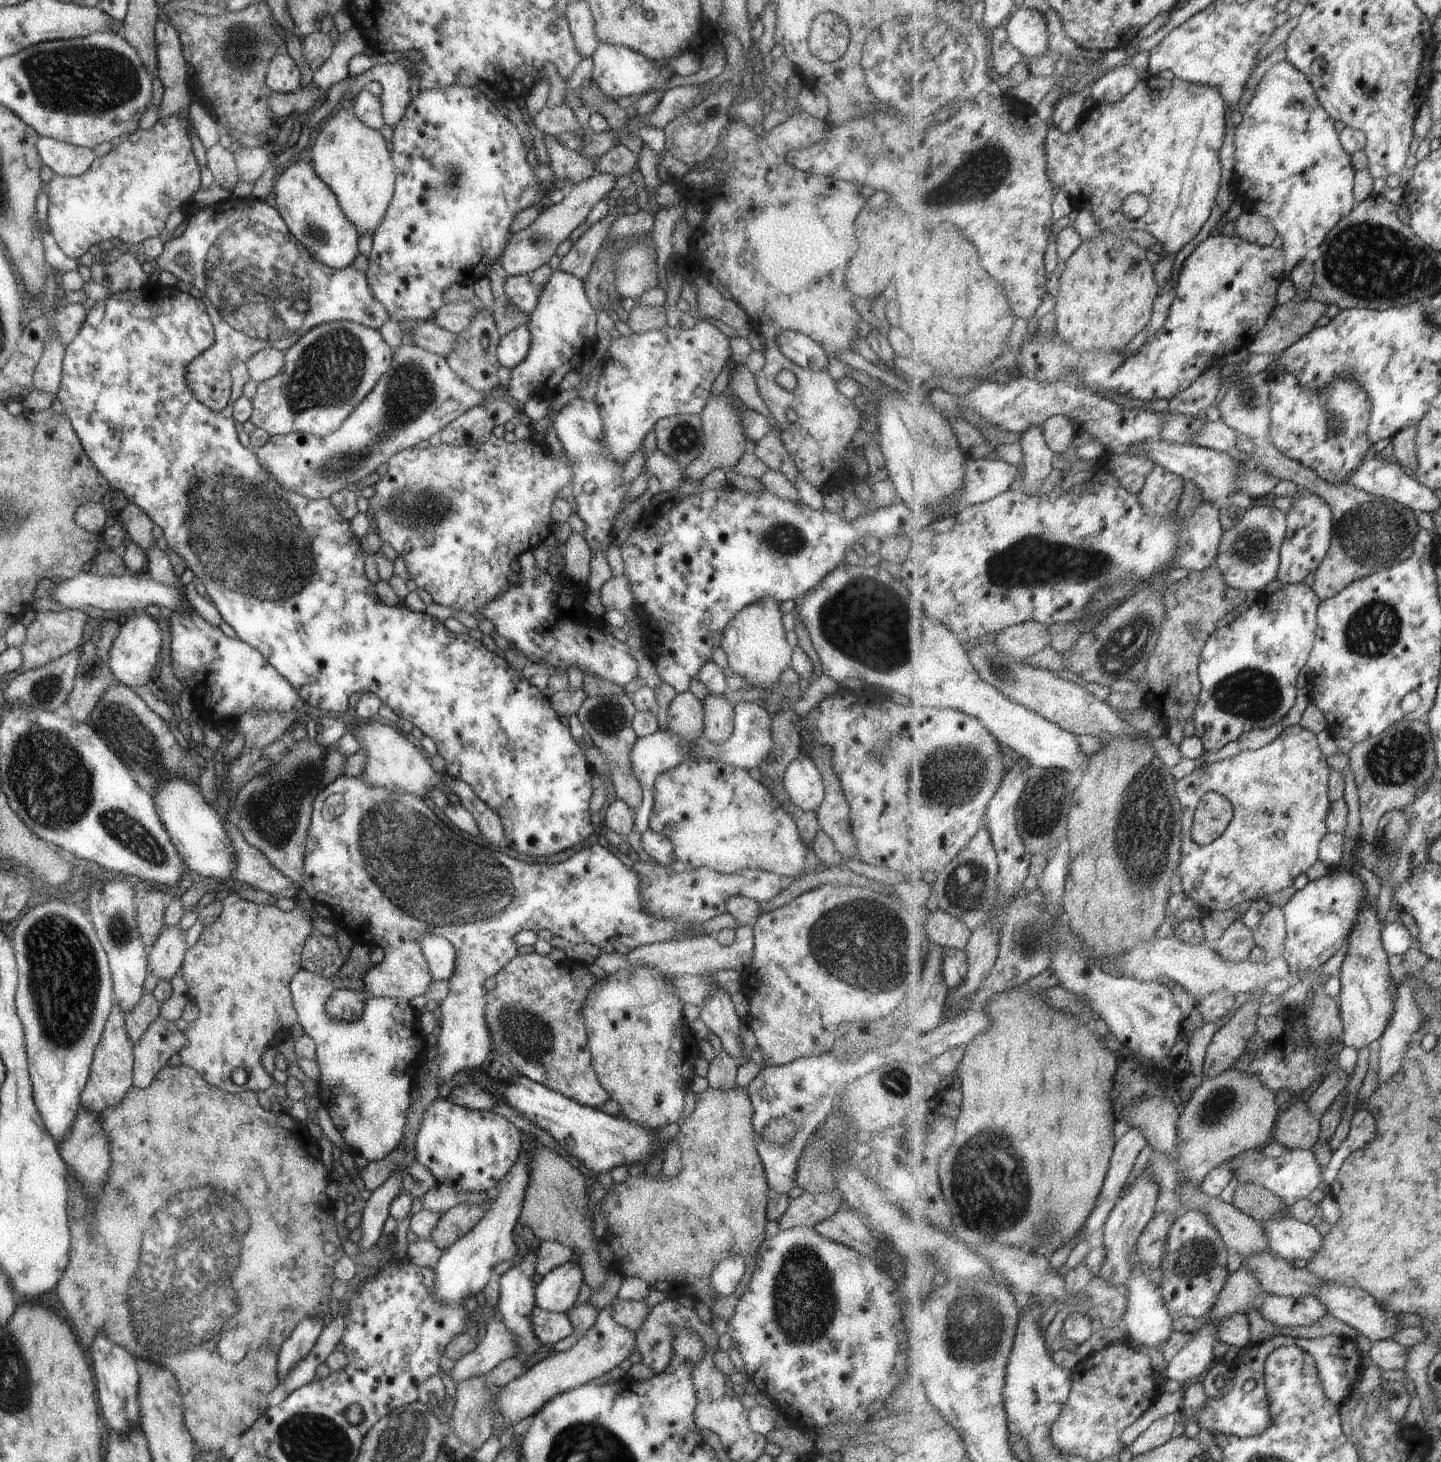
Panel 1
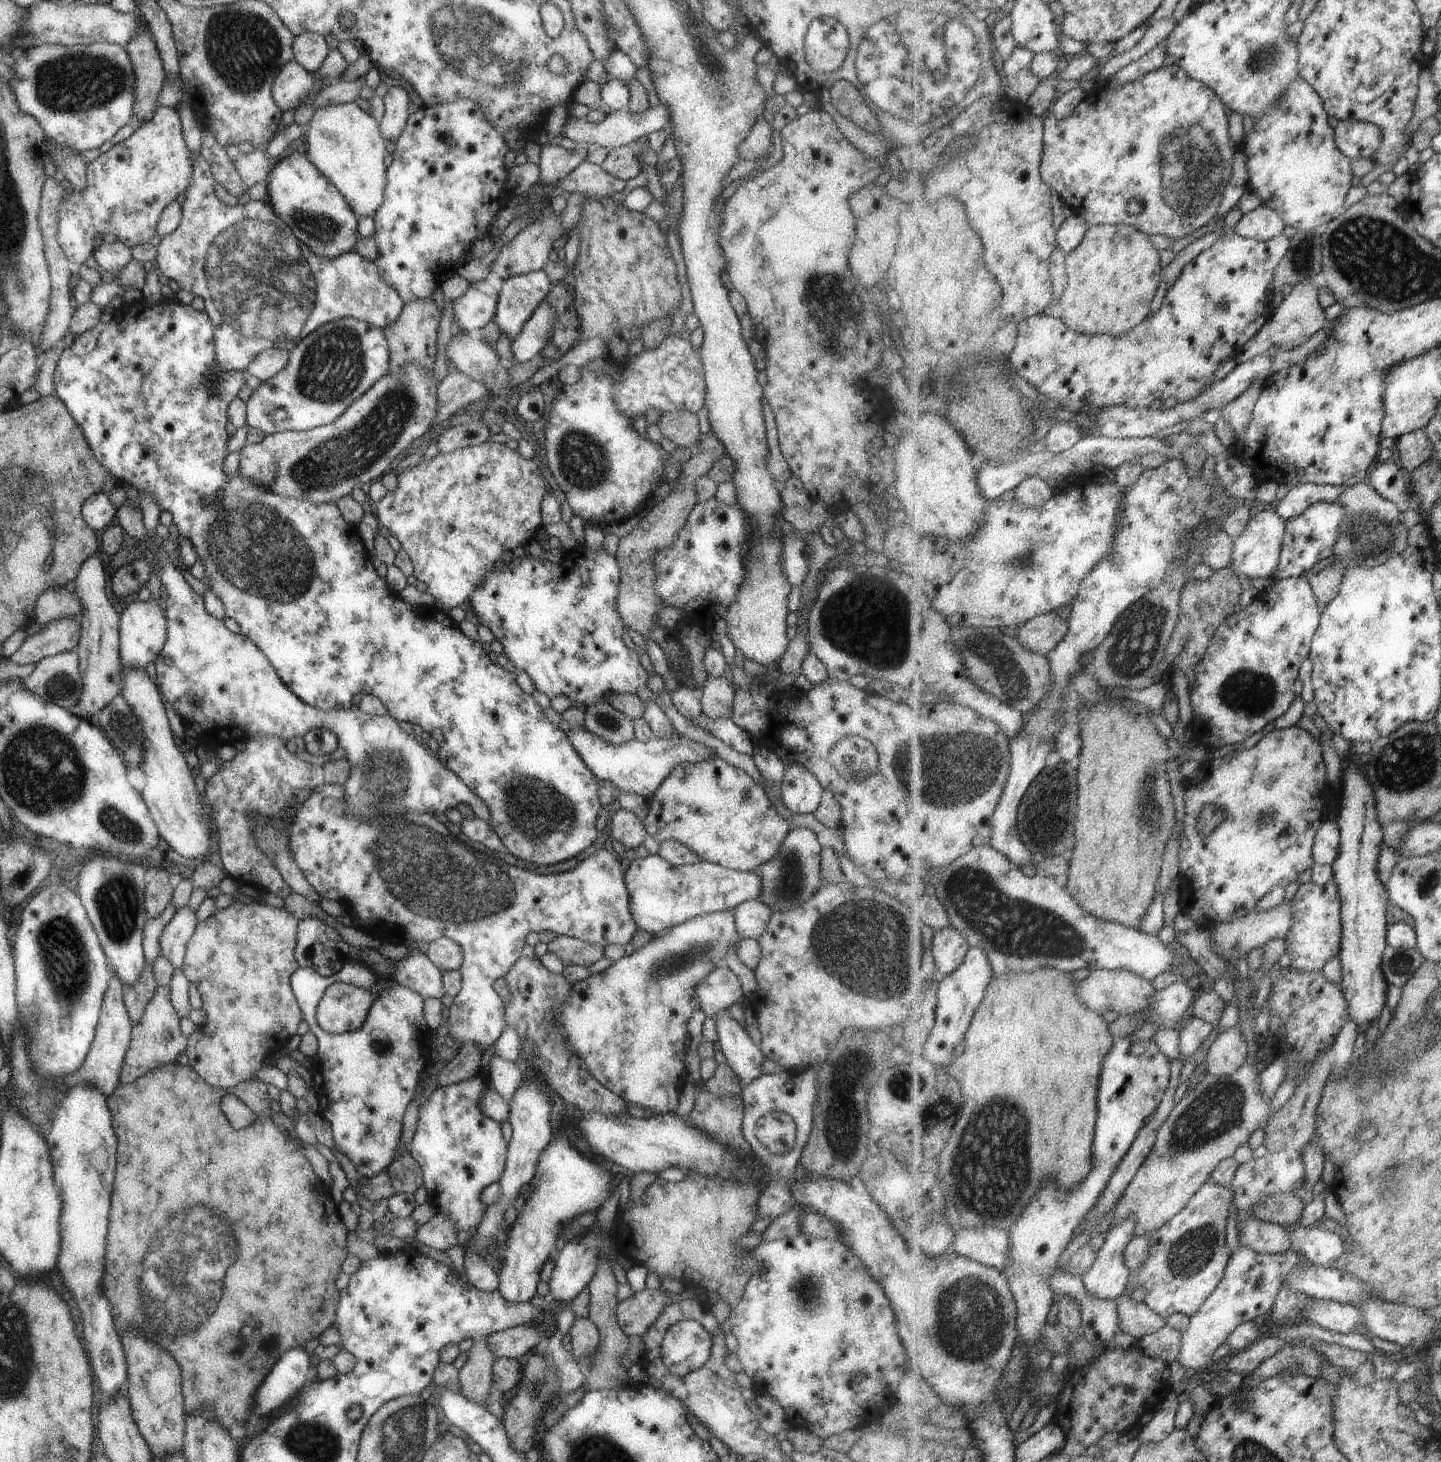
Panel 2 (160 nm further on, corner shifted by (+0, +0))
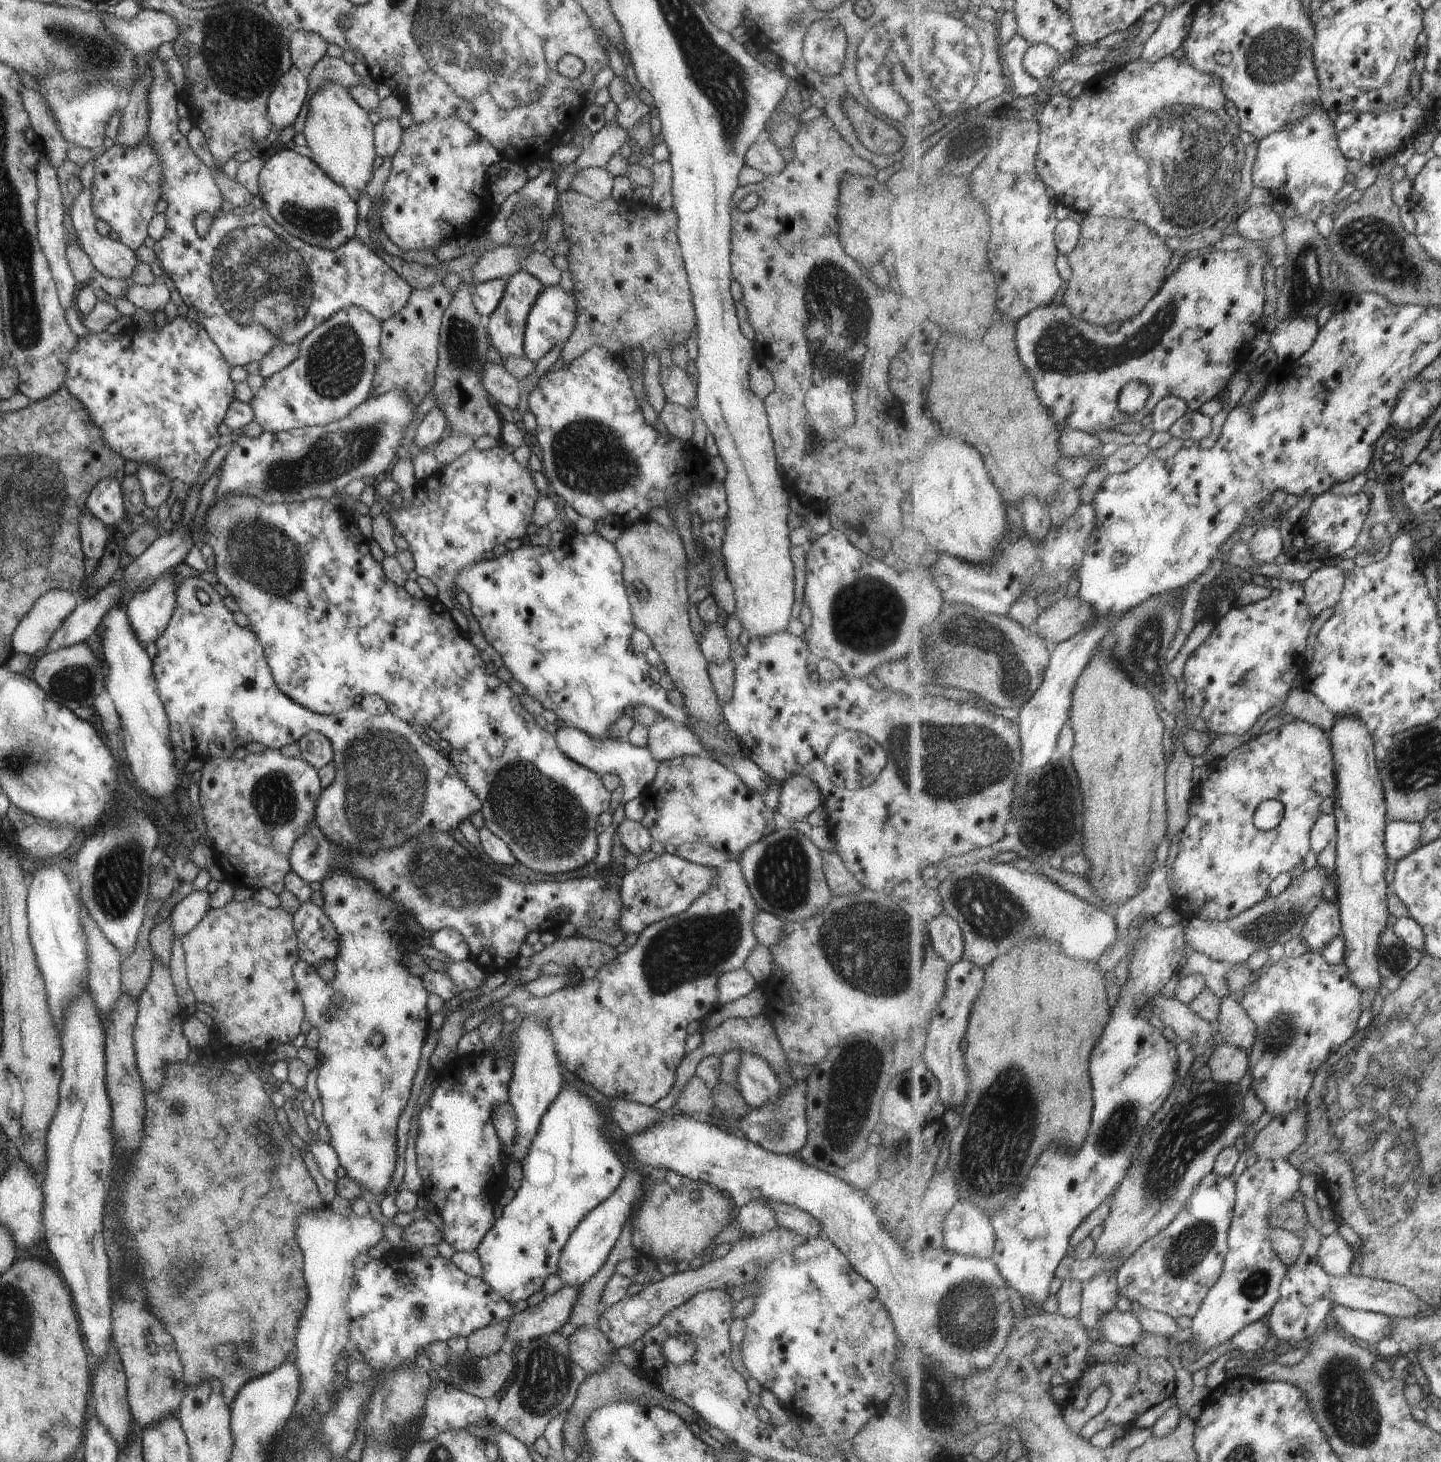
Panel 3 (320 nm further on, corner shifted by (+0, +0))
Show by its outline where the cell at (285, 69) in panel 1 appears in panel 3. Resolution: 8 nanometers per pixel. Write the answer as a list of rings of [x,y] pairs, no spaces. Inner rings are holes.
[[[292,64],[279,77],[267,99],[266,117],[271,124],[270,131],[282,131],[293,124],[307,96],[307,89],[307,78]]]

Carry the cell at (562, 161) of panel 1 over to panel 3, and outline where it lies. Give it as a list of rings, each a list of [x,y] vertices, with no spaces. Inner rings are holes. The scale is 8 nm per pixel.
[[[589,167],[576,170],[569,190],[588,196],[596,201],[605,200],[611,194],[614,176],[604,168]]]

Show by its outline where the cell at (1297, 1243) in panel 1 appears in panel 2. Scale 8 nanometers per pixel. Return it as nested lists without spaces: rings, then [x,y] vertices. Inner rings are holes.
[[[1297,1225],[1290,1227],[1289,1230],[1294,1244],[1293,1252],[1303,1254],[1315,1266],[1332,1268],[1346,1254],[1345,1239],[1326,1227]]]

